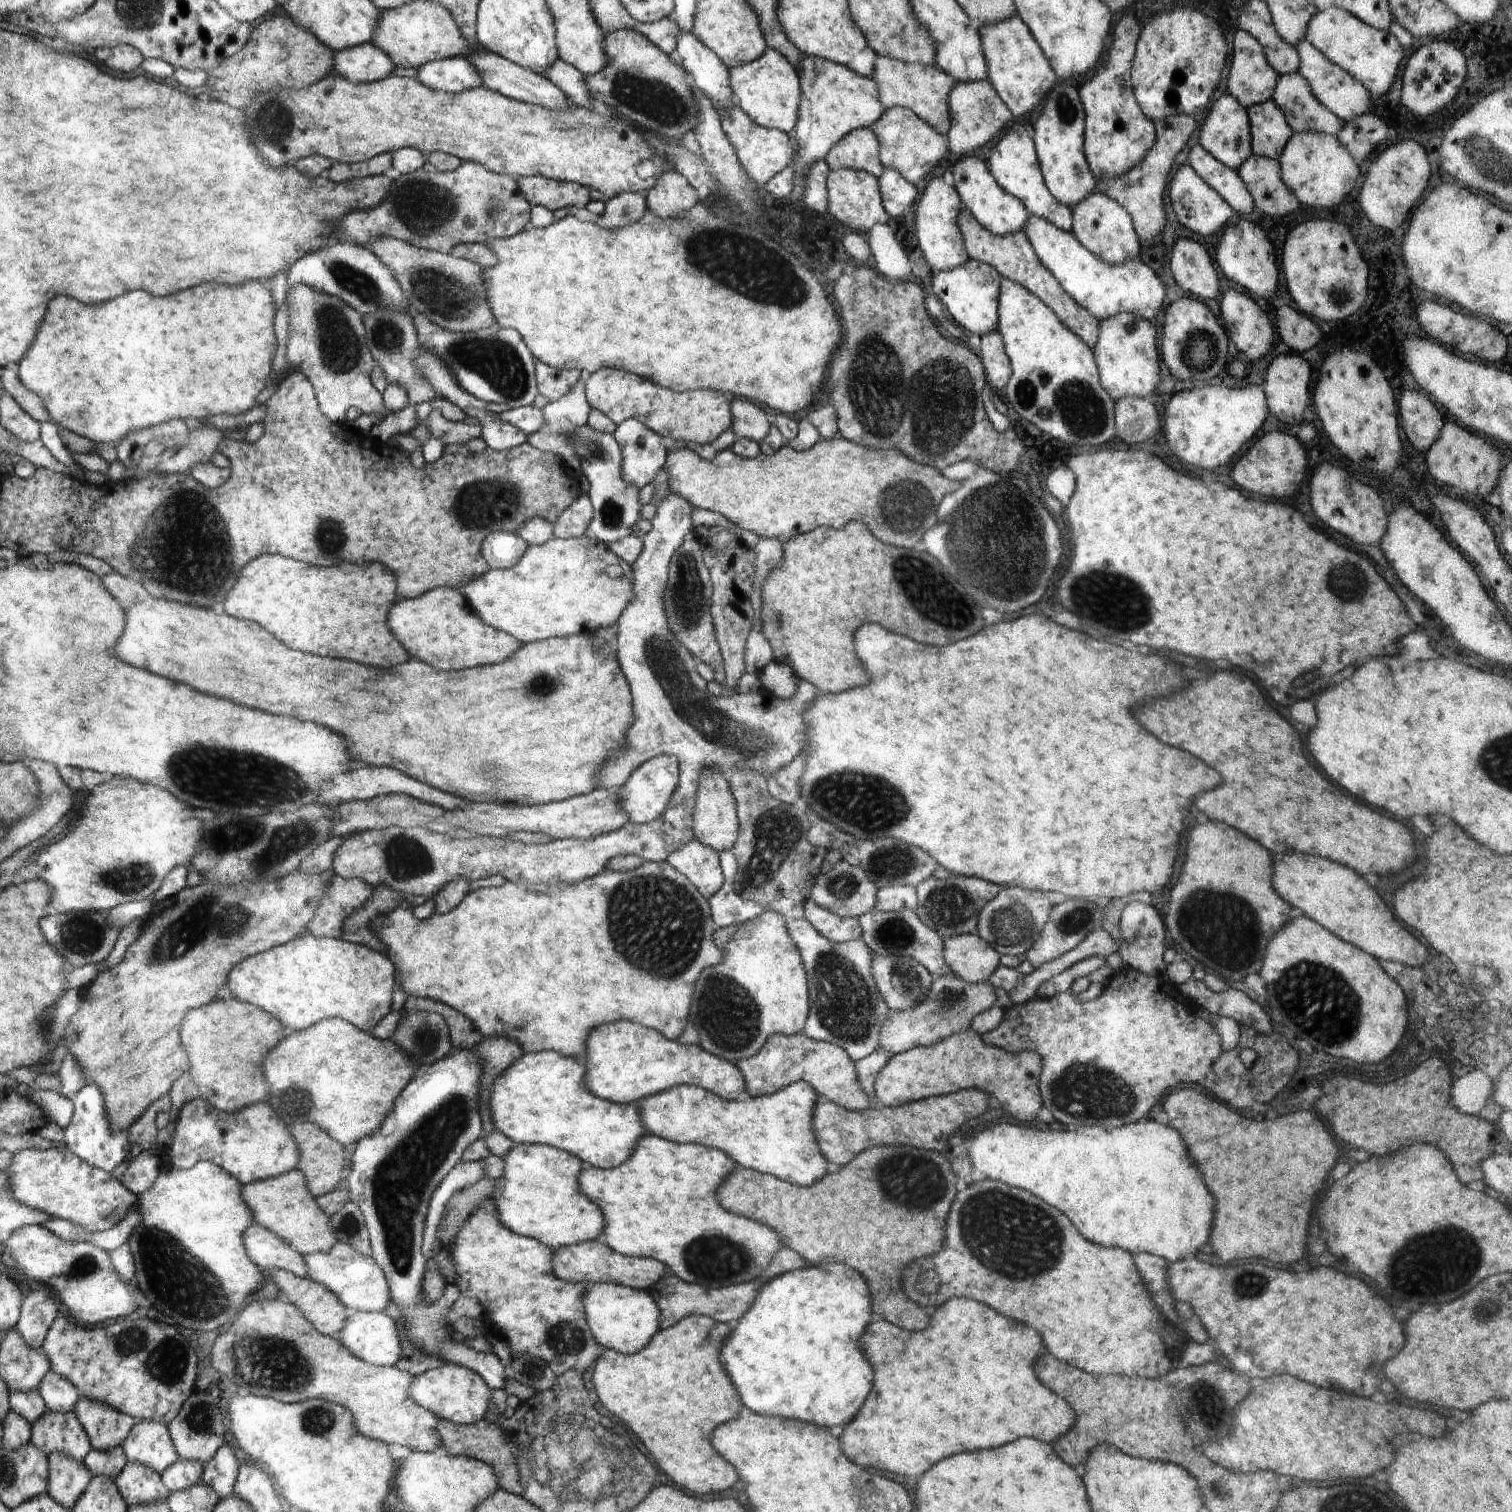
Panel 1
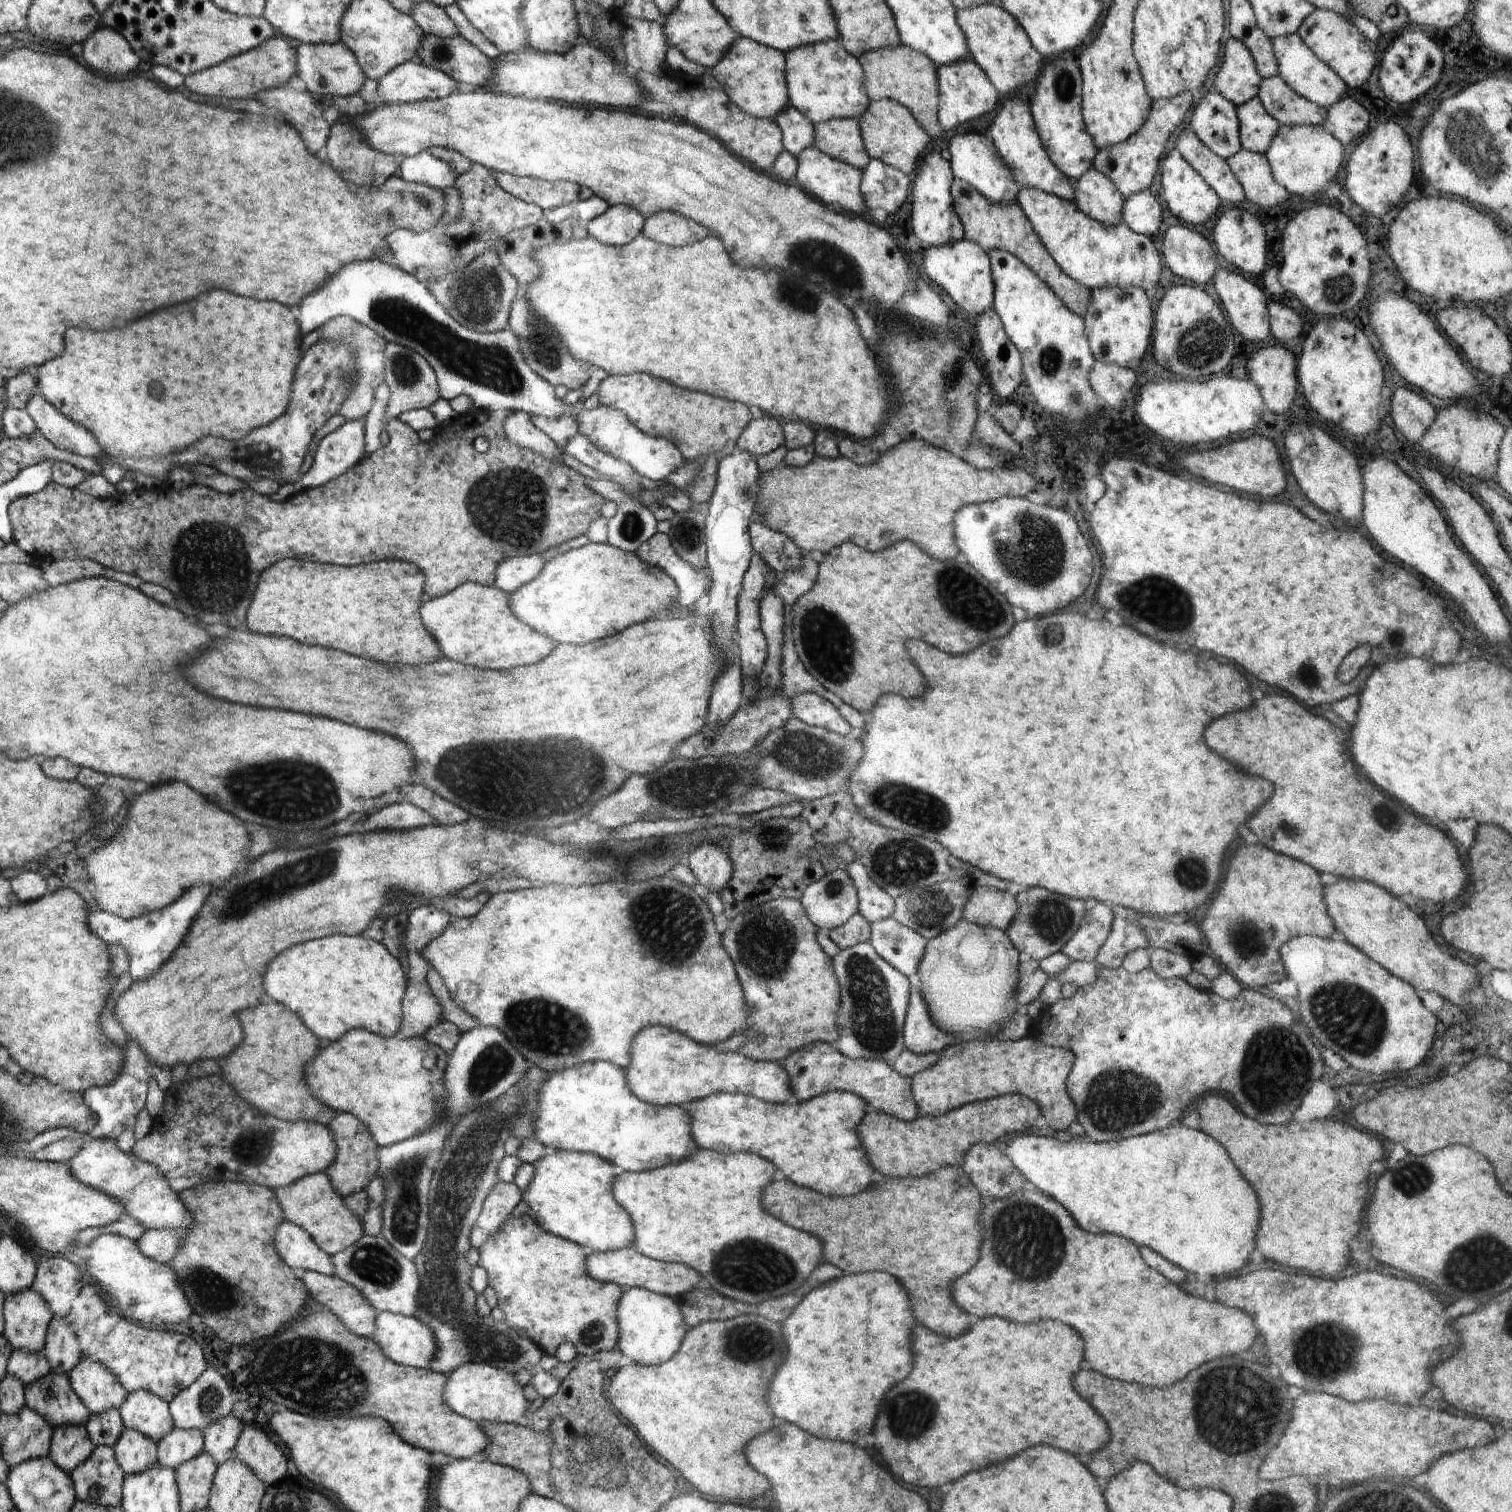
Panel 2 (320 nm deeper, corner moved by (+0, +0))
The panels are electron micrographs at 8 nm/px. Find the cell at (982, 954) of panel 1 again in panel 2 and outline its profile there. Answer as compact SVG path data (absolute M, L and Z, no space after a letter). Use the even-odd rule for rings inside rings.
M964 918L952 928L927 940L917 974L922 982L919 991L935 1026L966 1041L997 1037L1005 1024L1022 1010L1016 998L1020 958L1019 950L1006 931L990 926L983 927ZM970 932L974 934L974 938L978 934L980 946L984 944L984 938L990 944L990 956L984 968L966 968L960 960L958 950L962 938Z

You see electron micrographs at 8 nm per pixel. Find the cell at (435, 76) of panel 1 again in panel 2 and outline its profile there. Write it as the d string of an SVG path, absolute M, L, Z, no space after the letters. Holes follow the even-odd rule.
M416 60L405 61L394 67L388 75L384 75L378 82L377 92L374 95L376 100L384 104L416 103L423 100L438 100L445 96L452 95L458 83L452 76L446 73L426 67Z

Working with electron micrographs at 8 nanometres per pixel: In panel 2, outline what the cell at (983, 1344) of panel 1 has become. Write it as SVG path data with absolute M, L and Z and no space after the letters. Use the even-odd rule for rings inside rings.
M984 1318L966 1336L952 1340L920 1324L914 1325L914 1370L908 1380L886 1392L878 1424L874 1426L876 1444L882 1446L888 1468L900 1480L914 1486L944 1489L946 1482L1006 1462L1036 1444L1048 1444L1080 1456L1092 1455L1111 1440L1103 1416L1082 1400L1072 1386L1072 1378L1080 1370L1084 1356L1084 1342L1074 1328L1060 1322L1022 1326L1002 1318Z

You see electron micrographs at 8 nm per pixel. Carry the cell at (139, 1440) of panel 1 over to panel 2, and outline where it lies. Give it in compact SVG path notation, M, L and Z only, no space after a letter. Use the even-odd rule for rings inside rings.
M138 1389L121 1404L121 1419L126 1429L134 1429L156 1442L176 1426L169 1403L156 1393Z

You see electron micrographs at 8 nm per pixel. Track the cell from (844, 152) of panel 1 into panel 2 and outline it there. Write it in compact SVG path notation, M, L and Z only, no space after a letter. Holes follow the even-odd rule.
M830 119L813 125L813 145L820 152L861 171L866 168L871 158L866 152L861 128L856 119Z

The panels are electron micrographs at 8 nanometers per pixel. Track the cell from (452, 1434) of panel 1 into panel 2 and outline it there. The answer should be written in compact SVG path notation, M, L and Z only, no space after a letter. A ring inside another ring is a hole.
M479 1422L479 1427L491 1438L491 1444L484 1456L488 1461L512 1467L523 1472L531 1482L532 1494L550 1499L557 1498L557 1490L551 1484L552 1438L549 1432L536 1432L525 1425L514 1423Z

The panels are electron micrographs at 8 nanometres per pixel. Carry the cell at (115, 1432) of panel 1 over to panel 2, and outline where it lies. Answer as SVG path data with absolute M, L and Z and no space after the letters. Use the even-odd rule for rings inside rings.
M81 1356L68 1376L75 1392L94 1415L113 1408L120 1410L130 1393L110 1368L90 1357Z

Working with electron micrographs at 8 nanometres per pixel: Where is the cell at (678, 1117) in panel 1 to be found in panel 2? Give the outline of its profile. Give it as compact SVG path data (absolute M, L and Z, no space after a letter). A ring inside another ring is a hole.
M828 1091L807 1101L786 1104L719 1092L688 1103L686 1108L694 1112L693 1140L697 1148L758 1154L796 1184L826 1196L854 1196L872 1182L874 1168L858 1130L869 1106L857 1094Z

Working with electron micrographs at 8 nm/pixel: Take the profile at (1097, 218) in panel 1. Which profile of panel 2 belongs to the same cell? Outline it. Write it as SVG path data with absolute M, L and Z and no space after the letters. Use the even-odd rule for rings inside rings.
M1092 166L1074 181L1074 187L1074 201L1086 216L1103 225L1117 225L1123 220L1125 200L1106 174Z

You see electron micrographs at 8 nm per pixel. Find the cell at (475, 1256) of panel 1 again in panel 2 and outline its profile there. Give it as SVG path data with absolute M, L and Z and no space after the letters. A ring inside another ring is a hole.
M532 1215L519 1219L508 1217L498 1232L495 1232L478 1249L478 1266L487 1272L487 1284L497 1294L497 1307L505 1314L505 1323L519 1334L526 1334L544 1353L554 1352L564 1342L570 1342L584 1358L591 1358L600 1350L614 1350L619 1342L617 1312L624 1288L616 1283L598 1282L586 1272L586 1254L582 1246L568 1242L562 1237L542 1228Z

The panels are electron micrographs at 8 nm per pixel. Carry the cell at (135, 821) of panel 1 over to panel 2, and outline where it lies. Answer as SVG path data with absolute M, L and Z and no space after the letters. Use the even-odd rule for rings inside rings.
M182 782L160 784L138 796L130 808L130 820L126 822L126 828L86 860L86 878L97 889L96 901L102 910L126 920L137 919L176 903L192 886L220 886L236 872L244 874L251 861L249 850L250 836L240 818L224 812L214 802Z

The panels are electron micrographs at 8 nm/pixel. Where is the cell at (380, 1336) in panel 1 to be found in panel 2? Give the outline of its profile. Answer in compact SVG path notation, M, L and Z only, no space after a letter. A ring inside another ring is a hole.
M390 1311L378 1312L375 1321L374 1339L382 1348L383 1353L402 1366L430 1369L438 1352L438 1340L433 1330L416 1316L407 1317Z

